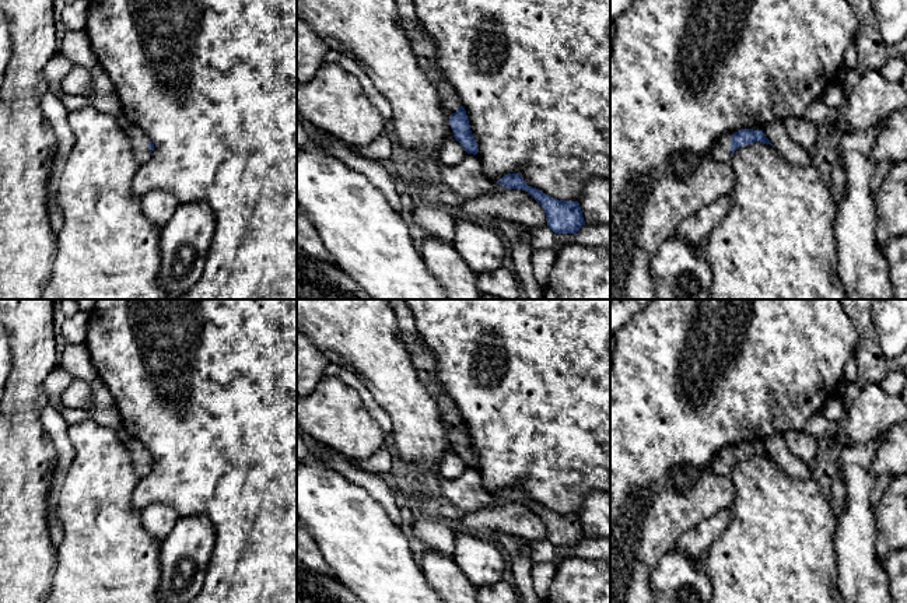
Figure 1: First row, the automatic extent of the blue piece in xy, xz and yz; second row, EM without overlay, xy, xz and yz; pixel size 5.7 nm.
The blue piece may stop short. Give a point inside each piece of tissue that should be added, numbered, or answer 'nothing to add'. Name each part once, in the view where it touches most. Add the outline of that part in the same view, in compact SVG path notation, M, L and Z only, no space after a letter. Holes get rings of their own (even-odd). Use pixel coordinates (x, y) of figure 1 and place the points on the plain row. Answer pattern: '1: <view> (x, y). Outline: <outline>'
1: yz (721, 465). Outline: M733 445L722 448L714 457L711 469L717 476L729 476L732 470L731 451Z

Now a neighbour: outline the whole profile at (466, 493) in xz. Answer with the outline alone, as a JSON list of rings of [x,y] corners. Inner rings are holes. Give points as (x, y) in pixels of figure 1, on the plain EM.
[[[467,467],[458,478],[445,480],[437,473],[441,481],[441,498],[455,505],[460,515],[493,506],[497,495],[484,490],[477,469]]]

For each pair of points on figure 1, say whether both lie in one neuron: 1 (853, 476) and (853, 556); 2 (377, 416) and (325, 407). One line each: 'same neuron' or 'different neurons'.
1: same neuron
2: different neurons

